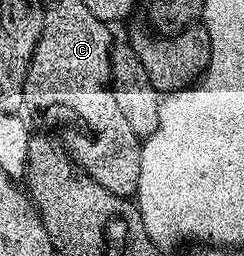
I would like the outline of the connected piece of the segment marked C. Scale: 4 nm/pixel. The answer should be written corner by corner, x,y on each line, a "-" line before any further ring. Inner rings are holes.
99,20
96,28
92,24
56,24
56,28
44,28
38,38
38,46
32,55
32,61
24,83
24,103
27,111
36,115
40,124
48,128
57,128
58,139
64,145
65,152
72,157
80,171
86,173
98,186
106,186
110,194
135,197
140,173
141,137
130,130
126,118
112,93
112,71
108,53
114,43
114,37
108,33
109,25

